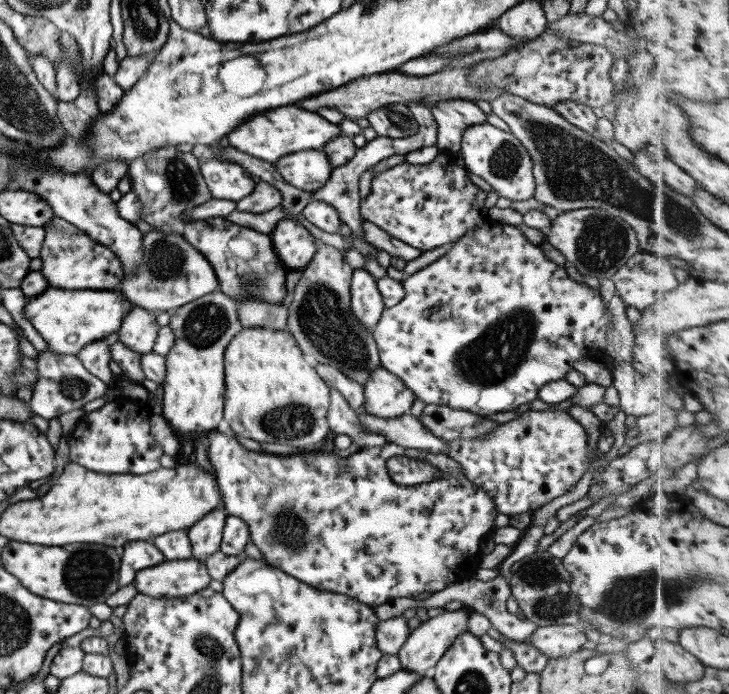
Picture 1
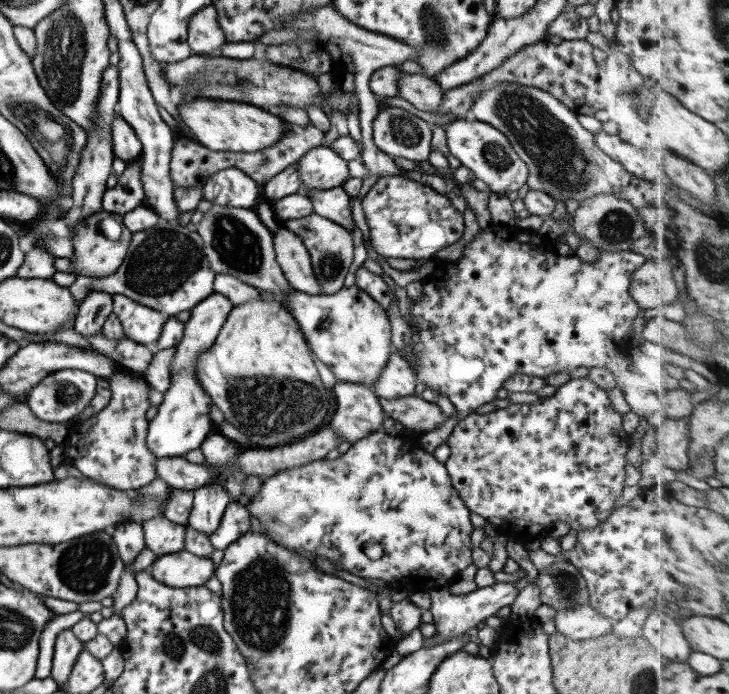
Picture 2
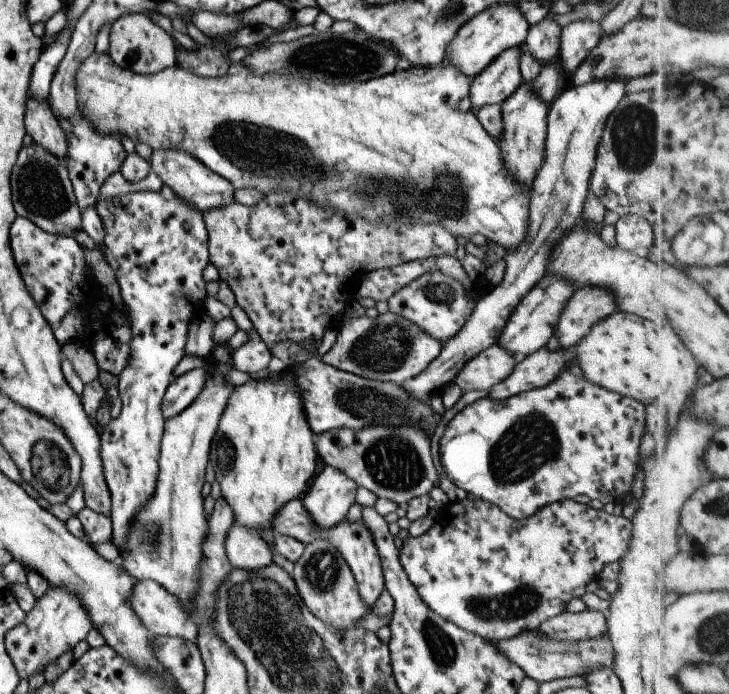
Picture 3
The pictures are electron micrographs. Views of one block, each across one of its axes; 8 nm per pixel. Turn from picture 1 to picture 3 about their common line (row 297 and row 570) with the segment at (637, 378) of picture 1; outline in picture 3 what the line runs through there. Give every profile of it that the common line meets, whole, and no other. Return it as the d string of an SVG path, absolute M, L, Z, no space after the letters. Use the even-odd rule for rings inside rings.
M464 498L450 504L440 512L435 519L435 524L423 532L421 536L415 538L408 536L403 539L397 556L399 564L403 568L403 574L407 576L407 580L411 582L411 586L417 591L419 598L423 600L426 608L429 608L433 614L437 614L443 620L455 624L457 628L461 628L465 632L475 634L475 636L480 636L494 643L499 642L499 640L509 640L523 631L533 631L541 622L545 622L547 619L561 614L571 598L584 593L585 586L589 582L598 581L601 569L606 564L621 560L621 556L629 548L629 540L631 540L631 522L628 514L619 516L611 515L603 511L603 509L597 510L589 505L577 503L572 499L563 499L562 501L545 505L531 516L513 520L513 518L507 516L500 508L497 508L491 502L487 502L487 500L474 498L472 501L469 501Z

